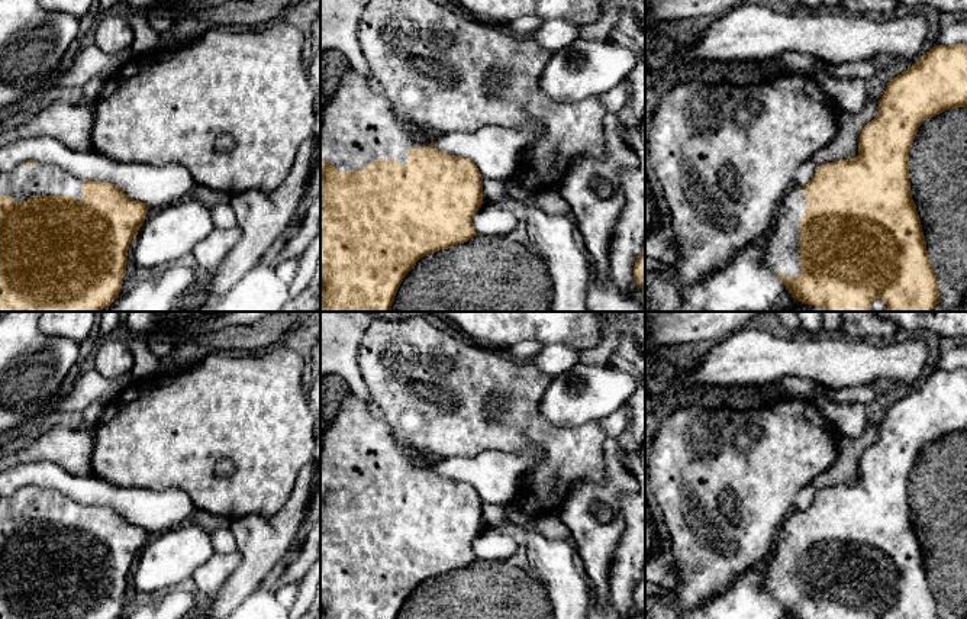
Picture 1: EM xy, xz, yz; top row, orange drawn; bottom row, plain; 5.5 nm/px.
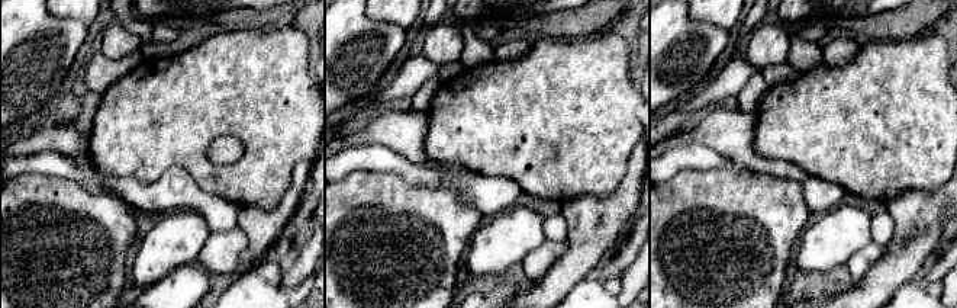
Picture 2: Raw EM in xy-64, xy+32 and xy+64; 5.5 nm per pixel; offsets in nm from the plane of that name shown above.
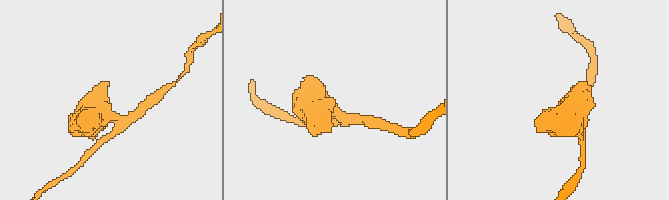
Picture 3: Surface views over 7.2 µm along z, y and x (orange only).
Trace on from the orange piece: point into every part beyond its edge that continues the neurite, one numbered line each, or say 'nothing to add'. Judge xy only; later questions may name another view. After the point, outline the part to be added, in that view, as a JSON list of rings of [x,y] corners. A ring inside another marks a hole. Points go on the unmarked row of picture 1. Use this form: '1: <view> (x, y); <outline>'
1: xy (23, 506); [[[36,487],[33,491],[19,489],[14,494],[0,496],[0,520],[10,520],[14,526],[28,526],[32,520],[74,520],[83,525],[83,504],[67,494]]]

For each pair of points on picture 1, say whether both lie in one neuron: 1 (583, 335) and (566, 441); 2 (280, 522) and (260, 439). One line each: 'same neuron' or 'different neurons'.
1: different neurons
2: different neurons

